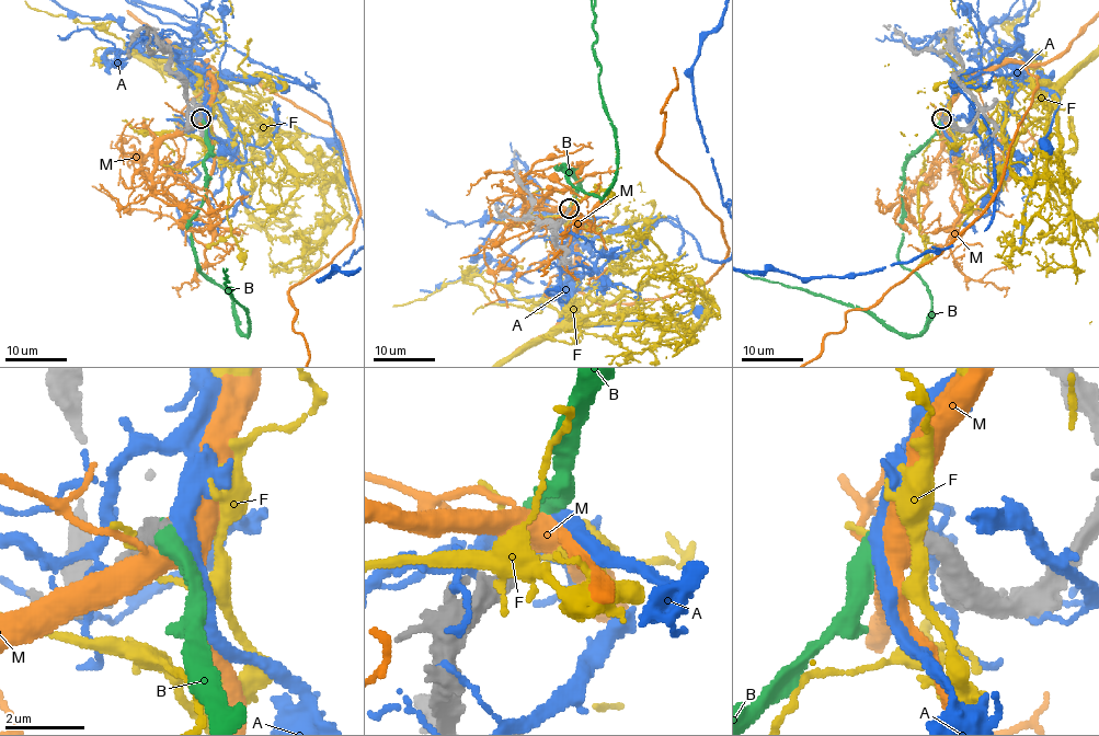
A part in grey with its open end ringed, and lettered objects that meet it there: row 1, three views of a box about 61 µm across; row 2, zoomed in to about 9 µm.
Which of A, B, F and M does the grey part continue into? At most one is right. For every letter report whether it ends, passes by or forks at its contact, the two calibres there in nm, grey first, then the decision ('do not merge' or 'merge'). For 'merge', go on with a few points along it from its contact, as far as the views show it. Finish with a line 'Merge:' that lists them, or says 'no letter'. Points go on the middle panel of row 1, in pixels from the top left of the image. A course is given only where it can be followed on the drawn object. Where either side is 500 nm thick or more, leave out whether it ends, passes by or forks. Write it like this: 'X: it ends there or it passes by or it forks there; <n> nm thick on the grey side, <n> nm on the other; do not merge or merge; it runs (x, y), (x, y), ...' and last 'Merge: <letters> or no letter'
A: it passes by; 380 nm thick on the grey side, 360 nm on the other; do not merge
B: it ends there; 420 nm thick on the grey side, 460 nm on the other; merge
F: 550 nm thick on the grey side, 110 nm on the other; do not merge
M: it forks there; 480 nm thick on the grey side, 480 nm on the other; do not merge
Merge: B

